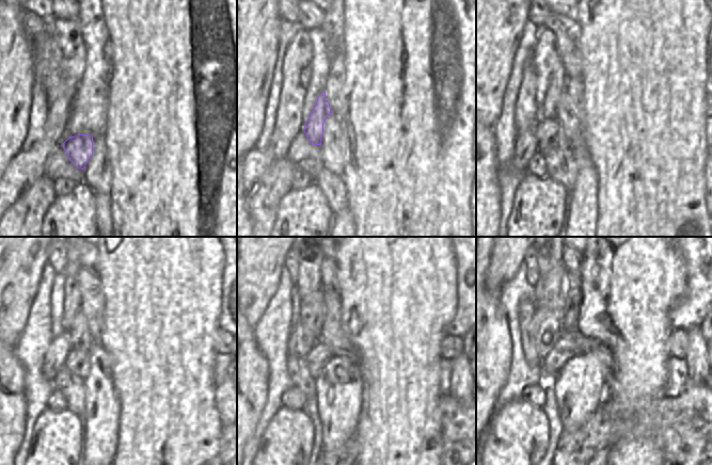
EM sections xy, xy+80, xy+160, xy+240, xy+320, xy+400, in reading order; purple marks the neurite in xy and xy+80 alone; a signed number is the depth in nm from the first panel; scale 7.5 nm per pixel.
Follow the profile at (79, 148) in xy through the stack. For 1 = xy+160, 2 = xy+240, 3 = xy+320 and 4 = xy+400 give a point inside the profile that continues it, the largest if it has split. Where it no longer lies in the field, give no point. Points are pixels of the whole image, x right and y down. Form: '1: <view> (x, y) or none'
1: xy+160 (550, 107)
2: xy+240 (72, 303)
3: xy+320 (310, 258)
4: xy+400 (547, 258)

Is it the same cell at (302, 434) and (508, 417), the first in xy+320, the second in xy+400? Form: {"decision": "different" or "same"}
{"decision": "same"}

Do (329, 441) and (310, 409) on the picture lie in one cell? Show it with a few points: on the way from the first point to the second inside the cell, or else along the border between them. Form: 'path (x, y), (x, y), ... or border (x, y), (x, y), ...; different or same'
border (316, 402), (323, 449); different

